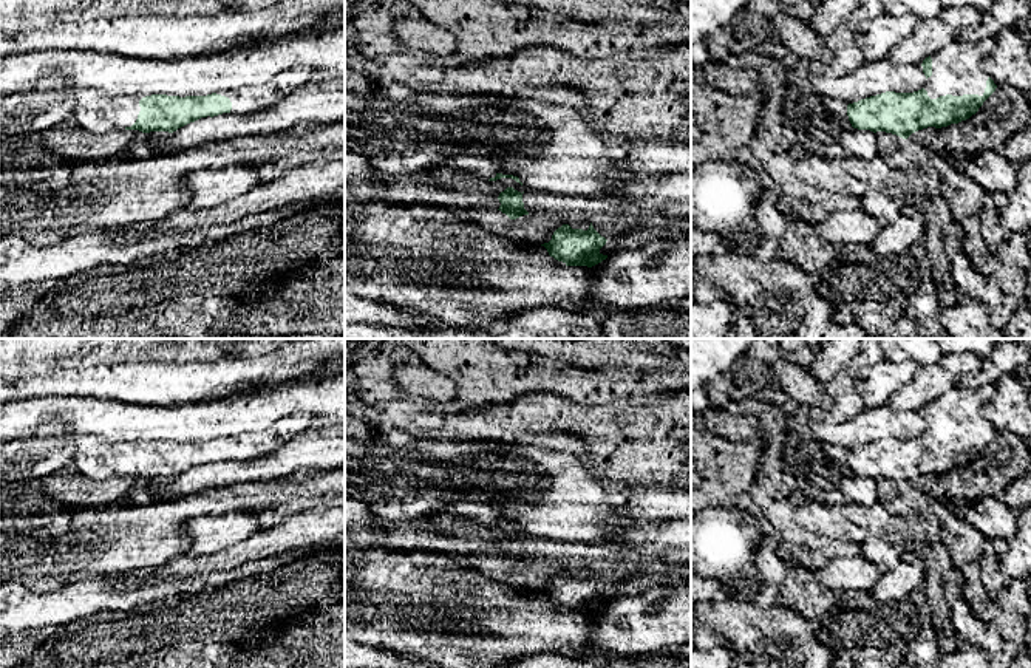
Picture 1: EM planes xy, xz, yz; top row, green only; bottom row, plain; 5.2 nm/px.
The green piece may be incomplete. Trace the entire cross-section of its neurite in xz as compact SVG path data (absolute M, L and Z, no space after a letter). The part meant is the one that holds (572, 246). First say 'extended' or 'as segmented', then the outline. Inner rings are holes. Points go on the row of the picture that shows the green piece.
as segmented; M592 223L587 230L572 229L569 224L563 224L553 232L552 240L541 246L547 249L550 257L563 261L566 266L592 268L607 258L607 255L600 252L606 241L594 229Z

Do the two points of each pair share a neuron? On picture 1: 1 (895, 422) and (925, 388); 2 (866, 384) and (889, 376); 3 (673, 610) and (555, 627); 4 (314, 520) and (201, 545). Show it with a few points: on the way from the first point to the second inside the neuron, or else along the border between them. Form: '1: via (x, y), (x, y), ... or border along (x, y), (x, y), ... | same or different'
1: border along (888, 404), (897, 410), (918, 412) | different
2: via (872, 384), (883, 379) | same
3: border along (589, 614), (592, 633), (581, 651) | different
4: border along (263, 528), (220, 551) | different

